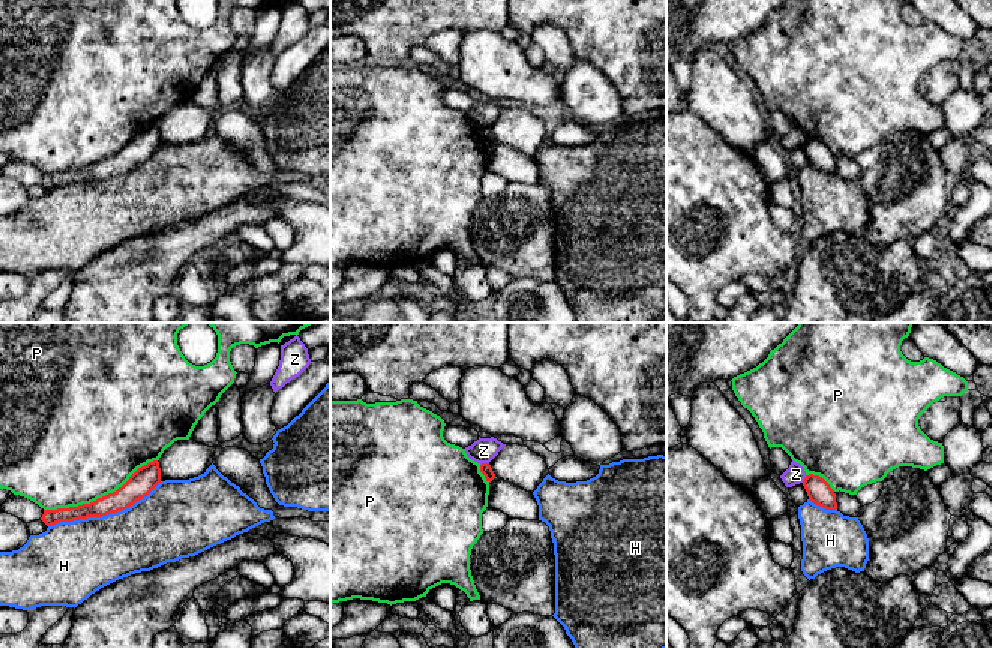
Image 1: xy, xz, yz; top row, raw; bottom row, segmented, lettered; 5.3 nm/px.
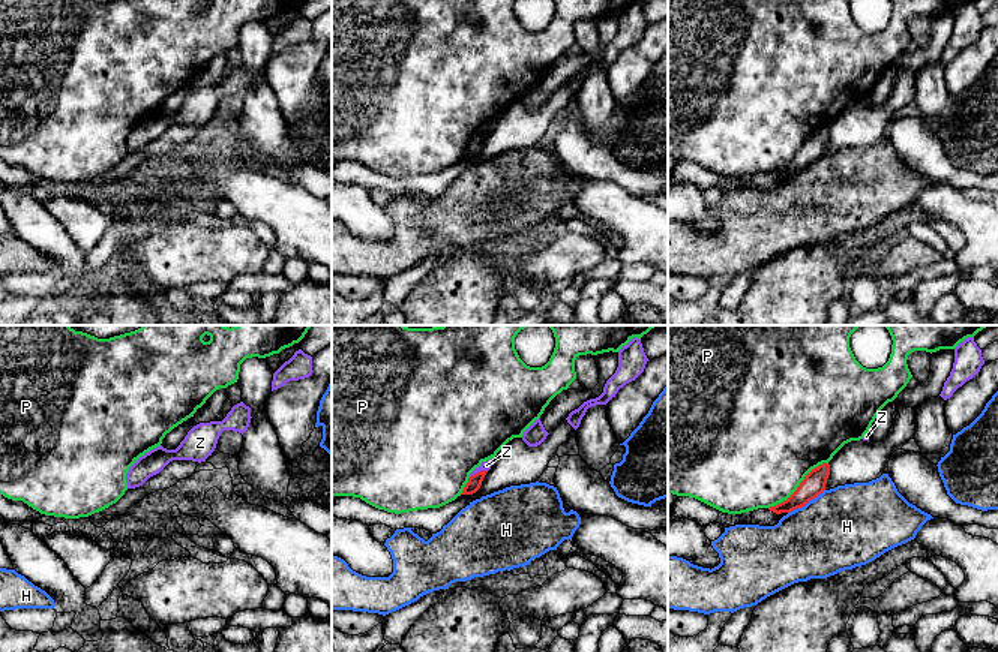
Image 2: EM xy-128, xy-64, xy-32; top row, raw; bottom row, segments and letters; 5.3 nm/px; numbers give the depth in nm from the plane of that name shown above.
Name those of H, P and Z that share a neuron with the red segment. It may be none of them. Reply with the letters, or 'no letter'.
no letter

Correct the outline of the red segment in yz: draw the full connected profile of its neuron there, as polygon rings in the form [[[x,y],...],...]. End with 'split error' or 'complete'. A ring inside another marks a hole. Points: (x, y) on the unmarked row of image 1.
[[[809,138],[803,150],[813,168],[825,174],[837,174],[836,158],[822,141]]]; complete

